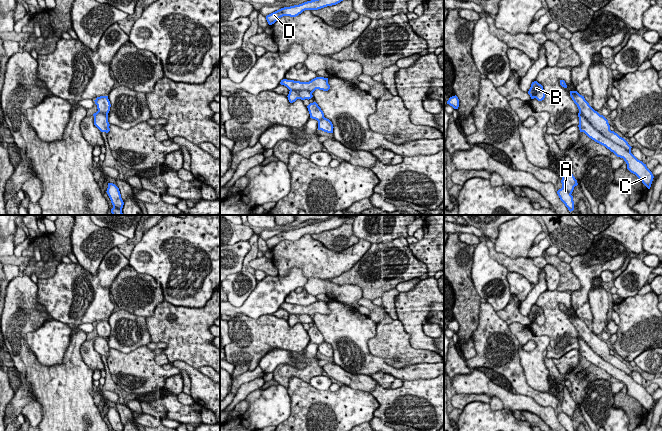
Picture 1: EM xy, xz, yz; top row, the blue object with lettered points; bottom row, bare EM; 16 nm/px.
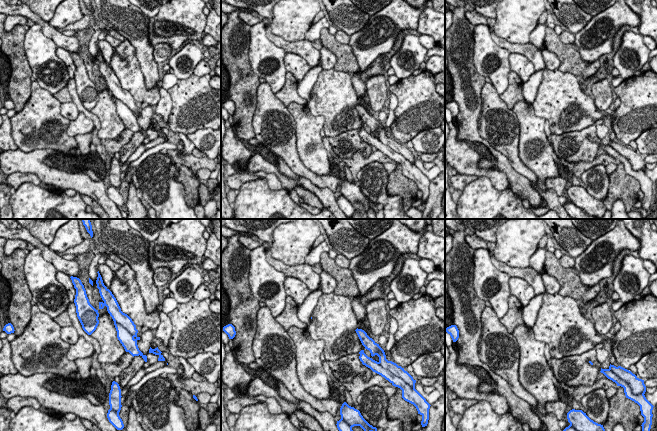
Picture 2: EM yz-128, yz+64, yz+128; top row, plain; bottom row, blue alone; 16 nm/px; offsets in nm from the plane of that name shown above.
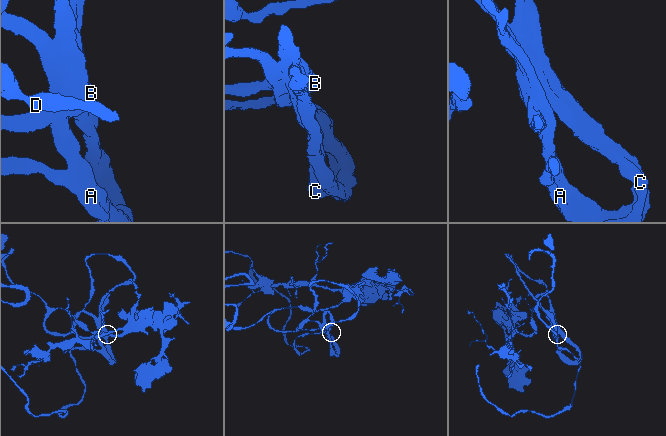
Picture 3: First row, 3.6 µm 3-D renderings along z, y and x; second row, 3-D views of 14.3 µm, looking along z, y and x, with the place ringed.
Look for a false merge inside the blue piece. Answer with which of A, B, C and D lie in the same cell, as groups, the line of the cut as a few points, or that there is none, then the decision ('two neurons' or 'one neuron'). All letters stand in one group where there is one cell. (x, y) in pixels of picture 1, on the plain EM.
A B C D; no cut; one neuron

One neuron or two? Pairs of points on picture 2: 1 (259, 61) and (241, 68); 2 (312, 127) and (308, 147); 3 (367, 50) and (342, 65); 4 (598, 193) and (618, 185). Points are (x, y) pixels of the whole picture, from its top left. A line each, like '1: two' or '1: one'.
1: two
2: one
3: two
4: two

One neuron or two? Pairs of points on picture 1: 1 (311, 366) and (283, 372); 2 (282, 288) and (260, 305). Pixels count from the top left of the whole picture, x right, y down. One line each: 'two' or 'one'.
1: one
2: one

